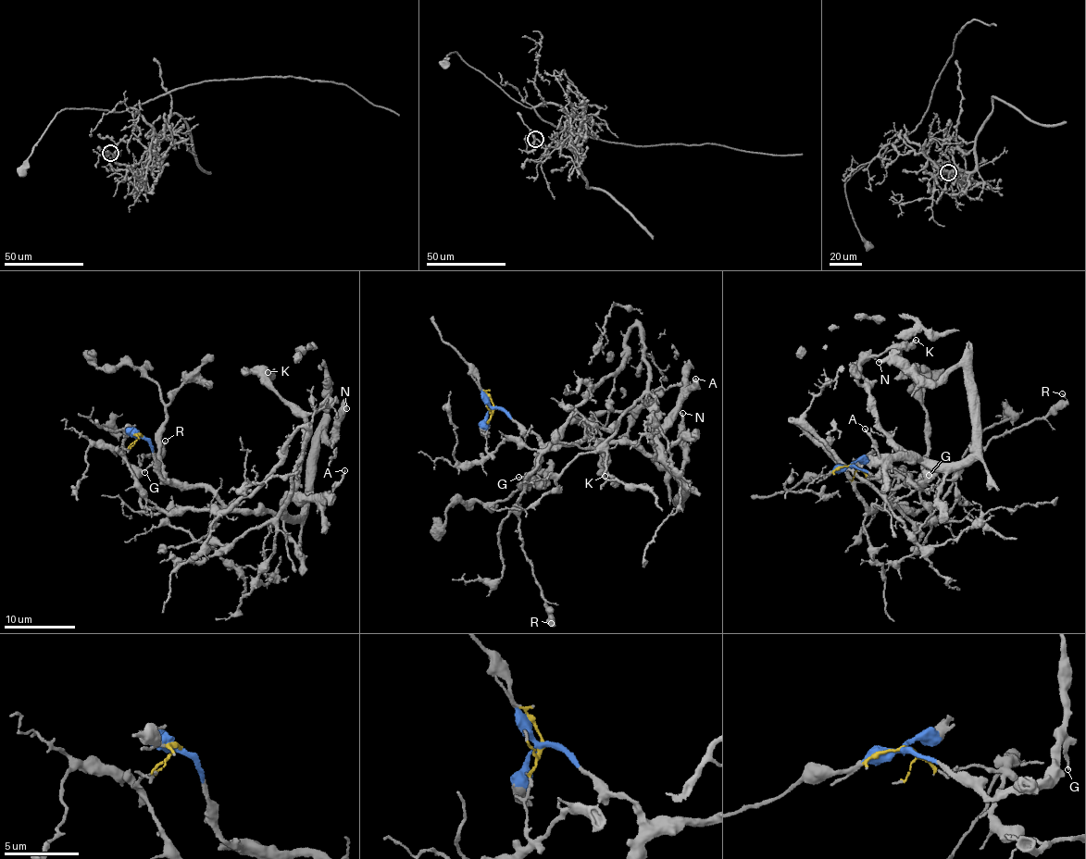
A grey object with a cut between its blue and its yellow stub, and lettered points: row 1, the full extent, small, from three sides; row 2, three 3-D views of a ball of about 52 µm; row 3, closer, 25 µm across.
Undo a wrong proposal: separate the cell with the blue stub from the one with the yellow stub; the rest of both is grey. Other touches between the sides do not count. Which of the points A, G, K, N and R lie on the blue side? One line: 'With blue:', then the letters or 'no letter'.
With blue: A, G, K, N

